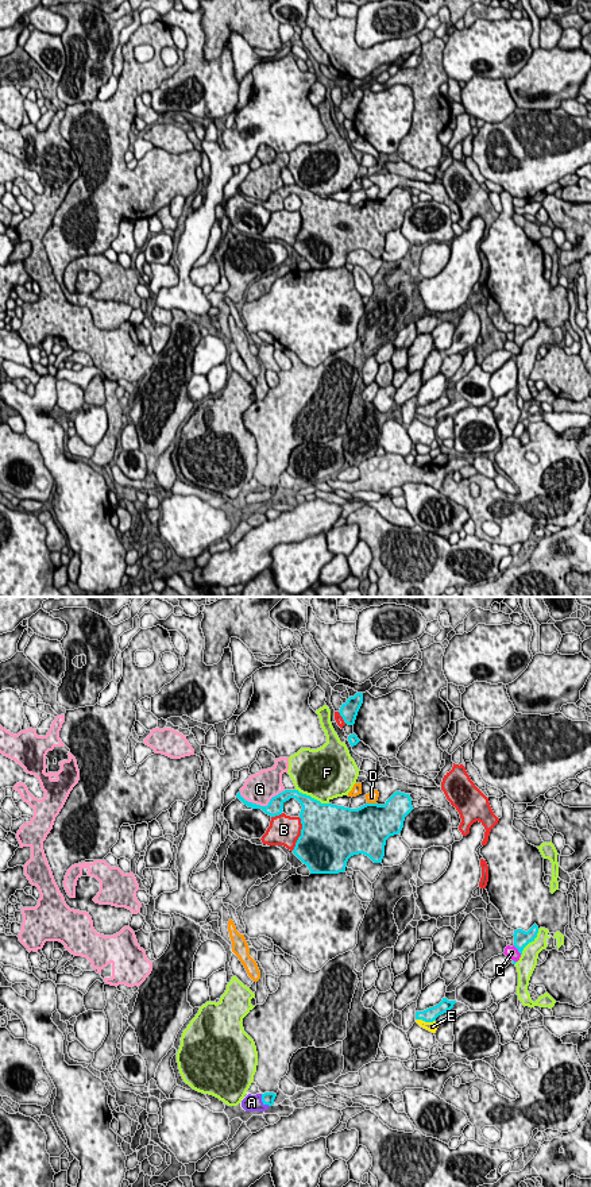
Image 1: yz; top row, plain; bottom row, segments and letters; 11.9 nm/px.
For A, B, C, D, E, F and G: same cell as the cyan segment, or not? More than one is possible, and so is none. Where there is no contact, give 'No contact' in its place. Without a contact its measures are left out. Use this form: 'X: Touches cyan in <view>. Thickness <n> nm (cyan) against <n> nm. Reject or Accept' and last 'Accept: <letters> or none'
A: Touches cyan in yz. Thickness 160 nm (cyan) against 190 nm. Accept
B: Touches cyan in yz. Thickness 500 nm (cyan) against 360 nm. Reject
C: Touches cyan in yz. Thickness 190 nm (cyan) against 130 nm. Reject
D: Touches cyan in yz. Thickness 500 nm (cyan) against 130 nm. Reject
E: Touches cyan in yz. Thickness 160 nm (cyan) against 130 nm. Reject
F: Touches cyan in yz. Thickness 380 nm (cyan) against 480 nm. Reject
G: Touches cyan in yz. Thickness 190 nm (cyan) against 360 nm. Reject
Accept: A

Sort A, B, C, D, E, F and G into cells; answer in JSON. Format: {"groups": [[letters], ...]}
{"groups": [["A"], ["B"], ["C"], ["D"], ["E"], ["F"], ["G"]]}

